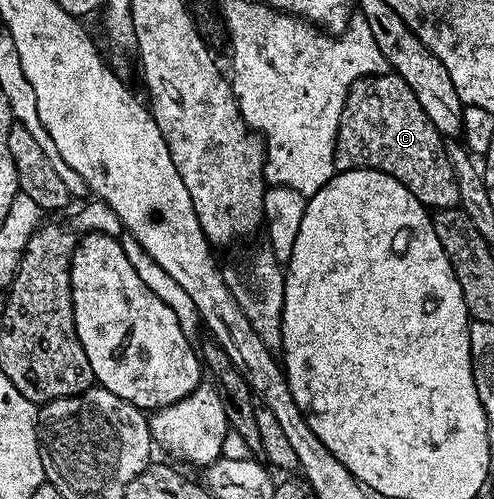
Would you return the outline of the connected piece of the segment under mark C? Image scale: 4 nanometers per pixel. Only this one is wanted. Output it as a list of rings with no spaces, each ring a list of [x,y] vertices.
[[[387,70],[378,76],[360,76],[347,89],[345,106],[339,119],[339,133],[335,139],[335,170],[348,172],[354,168],[368,168],[389,174],[397,178],[423,203],[429,210],[453,208],[458,205],[458,180],[454,176],[453,166],[446,156],[444,137],[429,122],[425,110],[421,110],[421,102],[417,102],[413,90],[409,90],[409,82]]]

